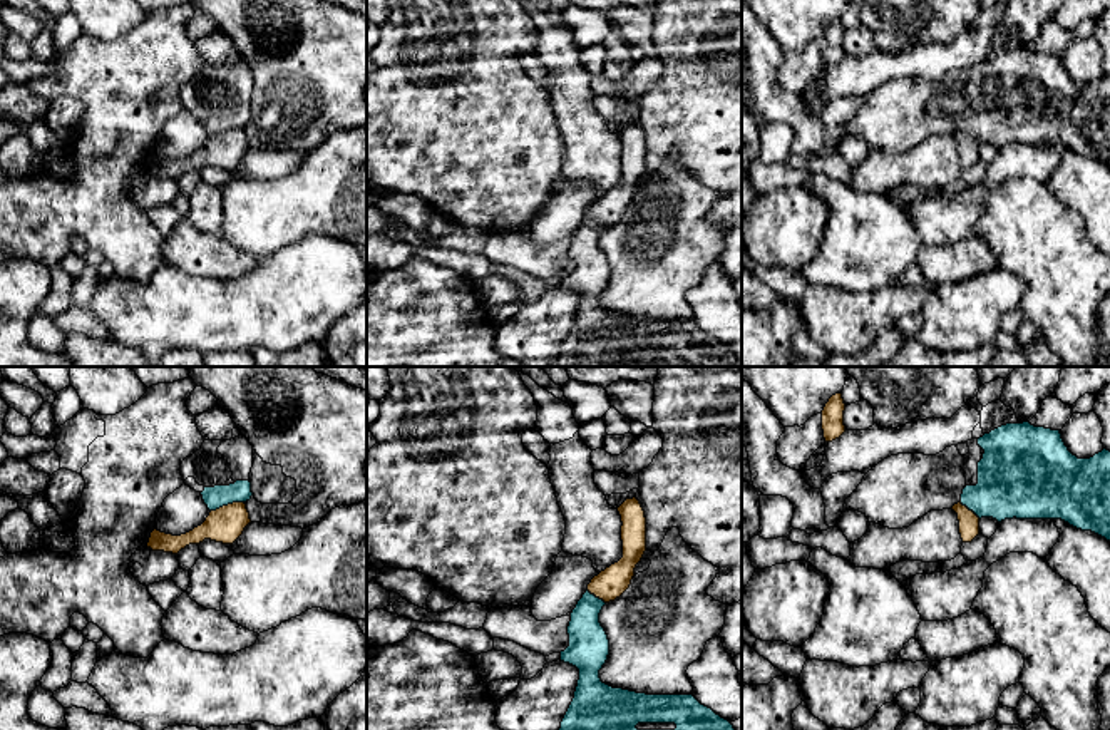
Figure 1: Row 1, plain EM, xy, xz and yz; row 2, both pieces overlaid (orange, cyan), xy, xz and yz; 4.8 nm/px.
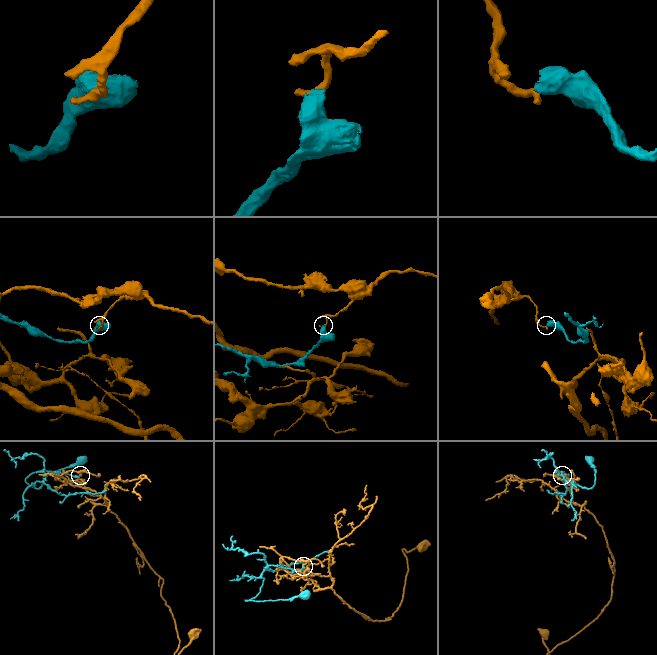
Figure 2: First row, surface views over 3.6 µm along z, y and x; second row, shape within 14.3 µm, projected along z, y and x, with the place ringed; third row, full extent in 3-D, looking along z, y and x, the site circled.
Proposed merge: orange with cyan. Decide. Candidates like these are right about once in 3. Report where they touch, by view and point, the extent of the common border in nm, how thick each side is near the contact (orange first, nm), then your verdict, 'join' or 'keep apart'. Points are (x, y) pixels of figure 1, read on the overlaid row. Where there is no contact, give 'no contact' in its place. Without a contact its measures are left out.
xy (228, 504) | 170 nm | 170/110 nm | keep apart

